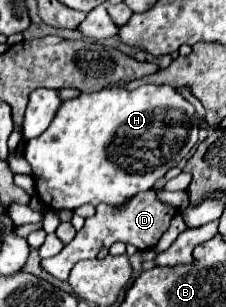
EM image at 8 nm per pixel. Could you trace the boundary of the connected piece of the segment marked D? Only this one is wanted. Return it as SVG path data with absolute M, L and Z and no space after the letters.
M155 189L139 193L137 197L133 197L133 201L129 201L129 205L125 209L113 209L113 207L101 203L101 205L97 205L97 213L93 217L85 219L85 225L81 231L77 231L75 239L71 243L67 243L59 255L55 255L51 259L43 259L41 267L47 273L51 273L53 277L67 281L67 273L73 269L73 265L77 261L95 259L101 249L109 249L117 241L131 243L137 247L137 251L145 251L149 247L155 247L157 241L161 239L161 235L169 229L169 223L175 217L175 213L177 213L177 209L163 203L157 197Z

